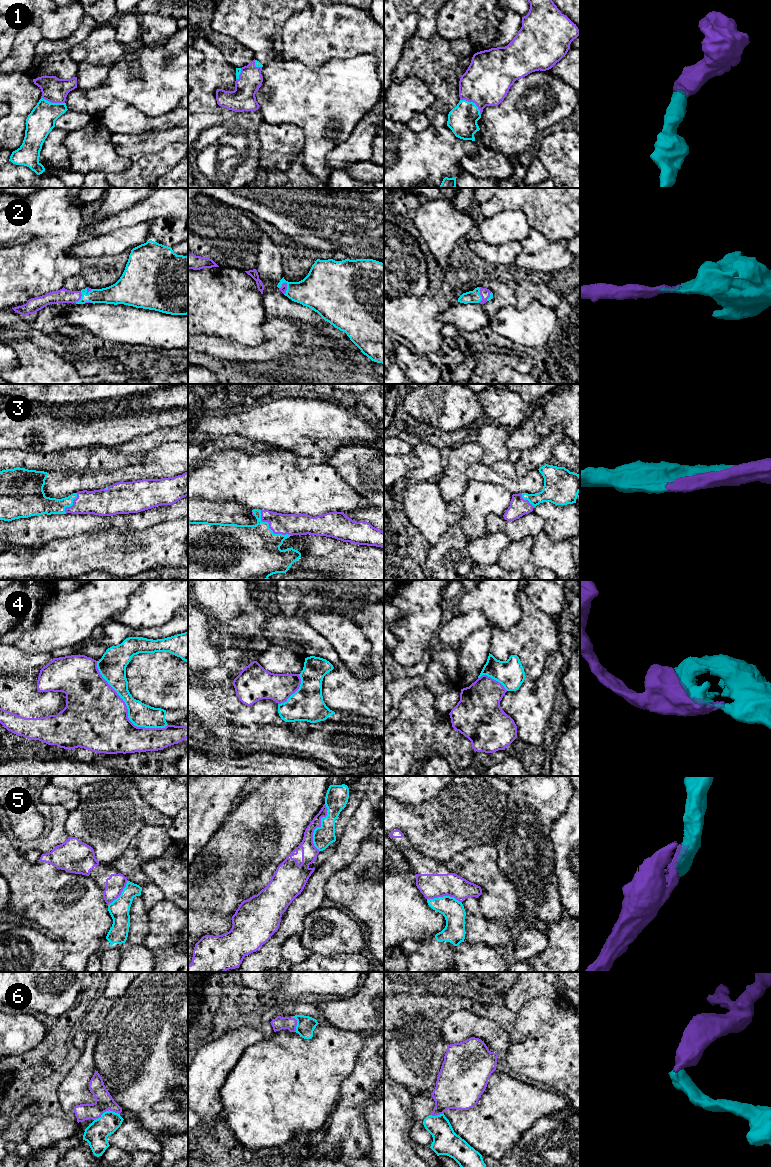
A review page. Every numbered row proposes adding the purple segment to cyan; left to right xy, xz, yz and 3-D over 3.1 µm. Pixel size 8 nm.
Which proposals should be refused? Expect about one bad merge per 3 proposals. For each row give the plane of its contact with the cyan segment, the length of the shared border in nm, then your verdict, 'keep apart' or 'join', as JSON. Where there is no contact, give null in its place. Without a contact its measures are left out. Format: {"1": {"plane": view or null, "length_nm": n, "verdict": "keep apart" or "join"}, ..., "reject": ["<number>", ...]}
{"1": {"plane": "yz", "length_nm": 200, "verdict": "join"}, "2": {"plane": "yz", "length_nm": 130, "verdict": "join"}, "3": {"plane": "xz", "length_nm": 320, "verdict": "join"}, "4": {"plane": "xy", "length_nm": 750, "verdict": "keep apart"}, "5": {"plane": "xz", "length_nm": 380, "verdict": "keep apart"}, "6": {"plane": "xy", "length_nm": 220, "verdict": "join"}, "reject": ["4", "5"]}

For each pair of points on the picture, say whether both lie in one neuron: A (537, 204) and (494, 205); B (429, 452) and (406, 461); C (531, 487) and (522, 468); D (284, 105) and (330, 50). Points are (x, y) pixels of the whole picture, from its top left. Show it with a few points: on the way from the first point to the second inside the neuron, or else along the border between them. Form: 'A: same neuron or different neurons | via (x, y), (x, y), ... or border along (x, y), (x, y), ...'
A: same neuron | via (526, 202), (505, 202)
B: different neurons | border along (412, 451), (420, 463), (417, 469)
C: different neurons | border along (514, 464), (519, 475), (526, 475), (537, 469)
D: different neurons | border along (335, 58), (314, 69), (292, 60)

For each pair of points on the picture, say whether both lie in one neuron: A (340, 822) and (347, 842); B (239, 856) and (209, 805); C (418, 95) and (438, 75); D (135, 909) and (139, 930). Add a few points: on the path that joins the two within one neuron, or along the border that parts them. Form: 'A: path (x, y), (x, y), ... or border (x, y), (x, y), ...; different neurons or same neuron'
A: border (355, 811), (339, 839), (334, 853); different neurons
B: border (222, 821), (219, 828), (206, 843); different neurons
C: border (405, 77), (420, 78), (434, 95), (435, 101); different neurons
D: path (138, 914), (139, 925); same neuron

